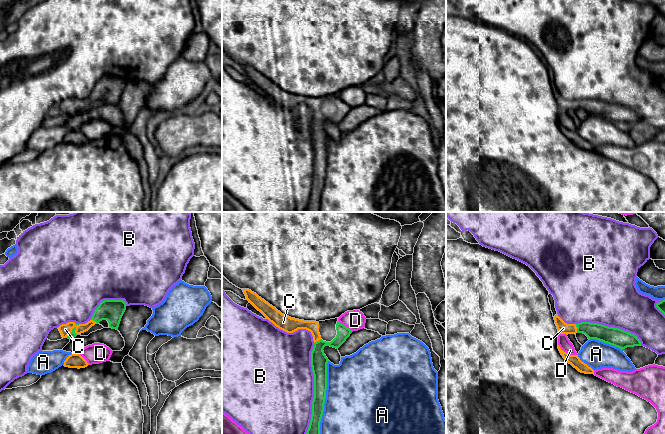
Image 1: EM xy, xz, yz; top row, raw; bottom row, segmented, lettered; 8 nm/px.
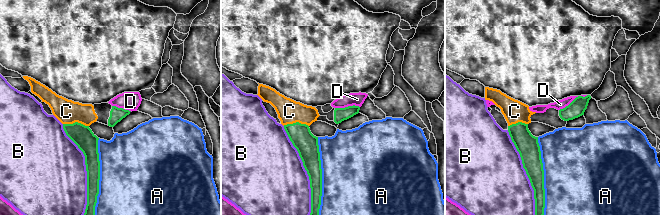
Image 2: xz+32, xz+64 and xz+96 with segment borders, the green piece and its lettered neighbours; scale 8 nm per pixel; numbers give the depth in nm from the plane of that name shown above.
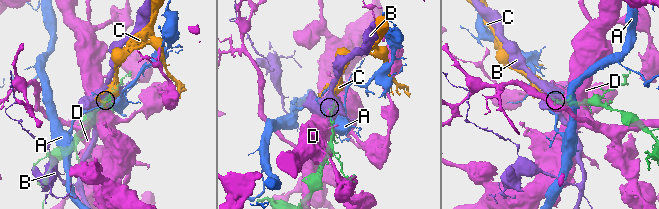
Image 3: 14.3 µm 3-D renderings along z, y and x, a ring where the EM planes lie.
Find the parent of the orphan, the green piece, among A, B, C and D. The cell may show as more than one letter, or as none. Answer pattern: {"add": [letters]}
{"add": ["C"]}

